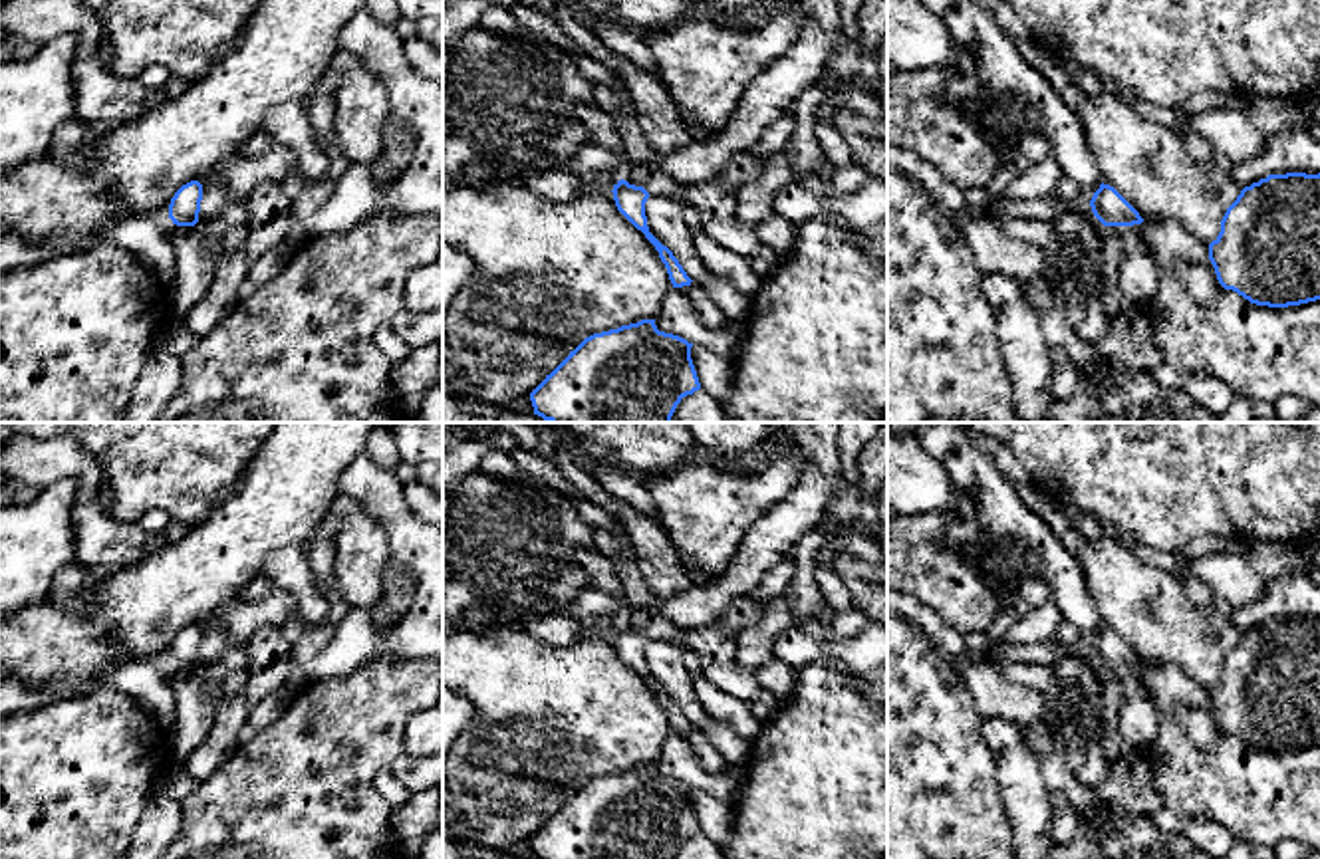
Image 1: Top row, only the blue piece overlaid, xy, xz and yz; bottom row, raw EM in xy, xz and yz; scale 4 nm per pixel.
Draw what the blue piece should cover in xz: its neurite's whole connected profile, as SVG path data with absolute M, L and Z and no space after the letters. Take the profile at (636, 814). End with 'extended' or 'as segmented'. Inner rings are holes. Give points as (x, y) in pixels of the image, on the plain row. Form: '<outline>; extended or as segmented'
M655 764L594 778L530 837L534 859L673 859L683 841L701 833L691 792L659 776Z; as segmented

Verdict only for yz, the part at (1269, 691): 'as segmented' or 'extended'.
as segmented

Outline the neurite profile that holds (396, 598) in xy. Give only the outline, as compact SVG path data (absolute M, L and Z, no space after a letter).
M387 563L383 569L383 595L375 609L369 611L373 627L385 635L401 619L411 603L411 579L399 567Z

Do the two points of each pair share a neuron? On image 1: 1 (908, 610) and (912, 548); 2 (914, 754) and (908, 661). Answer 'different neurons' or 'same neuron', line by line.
1: different neurons
2: same neuron

